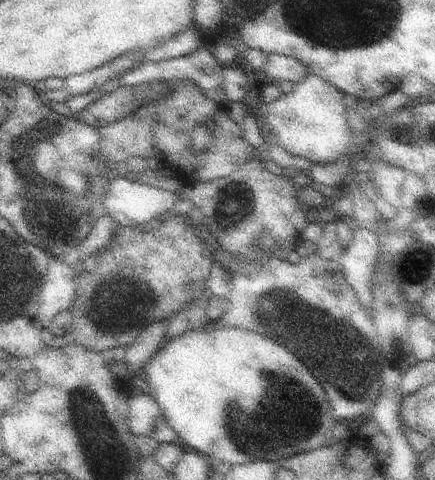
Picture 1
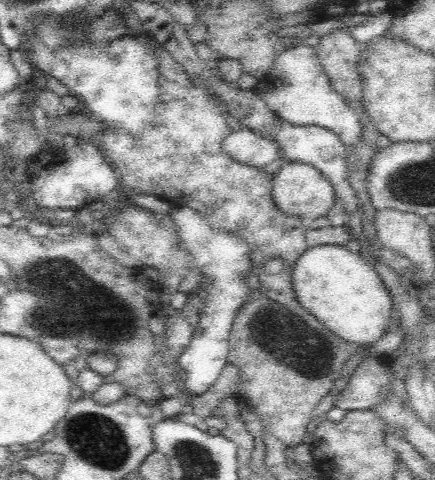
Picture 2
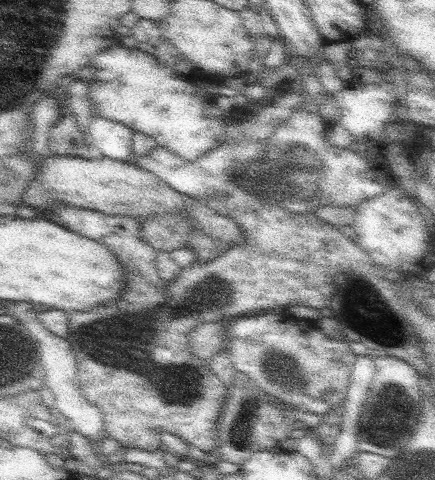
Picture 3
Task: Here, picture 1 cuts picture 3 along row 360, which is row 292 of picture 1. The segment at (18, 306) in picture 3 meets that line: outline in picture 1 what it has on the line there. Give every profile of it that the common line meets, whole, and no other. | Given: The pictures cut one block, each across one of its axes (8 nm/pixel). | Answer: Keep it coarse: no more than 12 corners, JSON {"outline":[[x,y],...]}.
{"outline":[[49,256],[37,318],[43,328],[77,298],[77,266]]}

